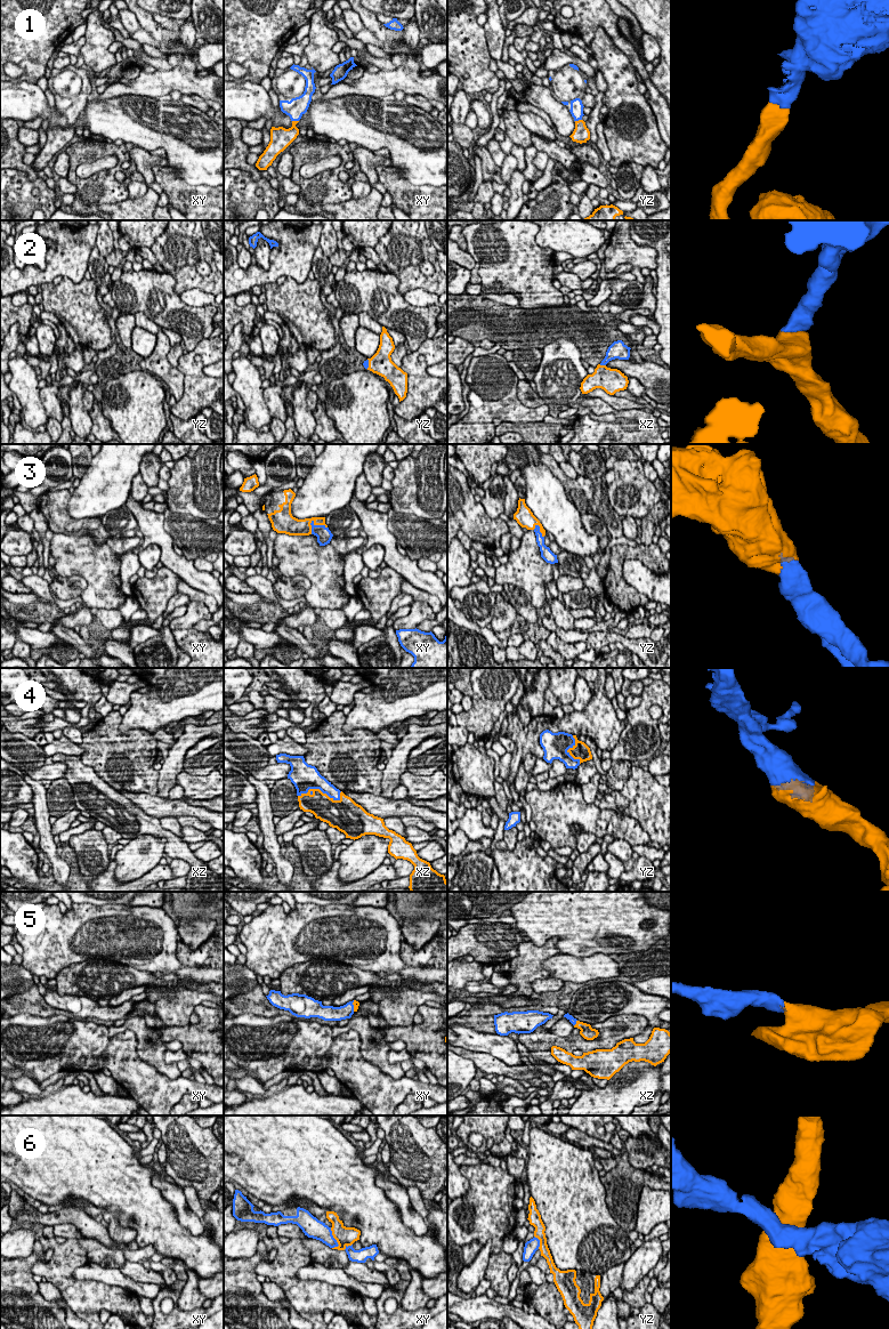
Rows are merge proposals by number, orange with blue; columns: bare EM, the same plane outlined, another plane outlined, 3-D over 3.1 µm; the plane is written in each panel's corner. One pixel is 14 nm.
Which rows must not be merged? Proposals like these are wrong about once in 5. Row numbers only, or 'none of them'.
6

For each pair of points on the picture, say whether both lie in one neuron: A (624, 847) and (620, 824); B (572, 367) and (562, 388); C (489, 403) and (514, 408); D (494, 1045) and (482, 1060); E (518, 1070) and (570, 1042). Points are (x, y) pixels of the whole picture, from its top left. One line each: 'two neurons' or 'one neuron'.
A: two neurons
B: one neuron
C: one neuron
D: two neurons
E: two neurons

